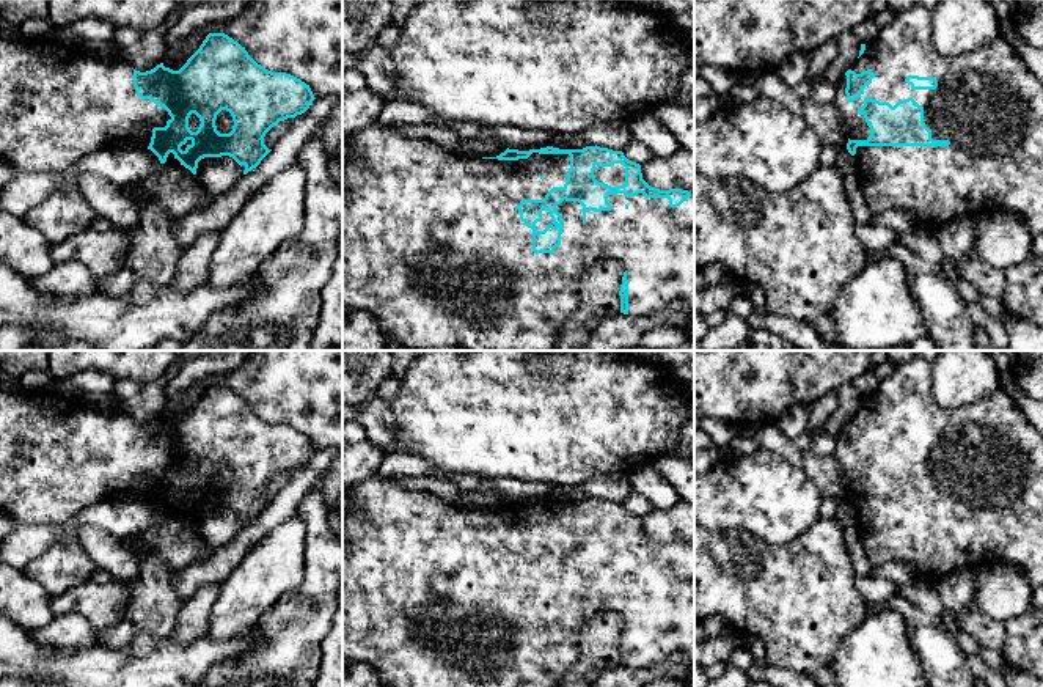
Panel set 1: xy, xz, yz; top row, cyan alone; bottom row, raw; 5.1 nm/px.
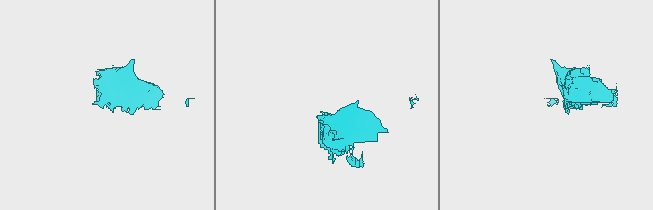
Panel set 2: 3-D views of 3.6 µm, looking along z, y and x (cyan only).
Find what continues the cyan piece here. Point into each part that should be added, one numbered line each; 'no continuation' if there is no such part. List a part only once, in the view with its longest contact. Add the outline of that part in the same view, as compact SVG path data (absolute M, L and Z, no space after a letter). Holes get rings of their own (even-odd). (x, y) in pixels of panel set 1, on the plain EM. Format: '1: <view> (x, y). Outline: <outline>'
1: xz (431, 598). Outline: M374 476L347 492L347 509L342 517L342 656L366 662L380 678L383 687L558 687L564 673L580 657L578 637L587 621L602 608L617 612L627 623L628 667L650 670L674 656L683 656L690 674L694 670L694 544L690 550L671 560L668 550L646 550L642 546L625 549L611 546L611 563L587 563L578 553L562 553L556 563L562 568L561 597L553 605L532 604L532 582L520 572L517 558L522 552L543 552L553 539L564 539L570 522L569 506L532 505L528 511L498 512L482 509L460 509L448 505L437 494L404 489L393 478Z

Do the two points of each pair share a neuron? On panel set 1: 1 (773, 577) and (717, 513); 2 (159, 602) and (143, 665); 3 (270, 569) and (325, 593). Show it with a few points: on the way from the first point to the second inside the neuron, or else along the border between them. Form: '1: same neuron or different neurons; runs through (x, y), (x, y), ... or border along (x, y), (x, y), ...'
1: different neurons; border along (710, 529), (750, 532), (765, 543)
2: different neurons; border along (170, 634), (137, 635), (126, 646), (117, 648)
3: different neurons; border along (305, 546), (303, 579), (272, 604)

